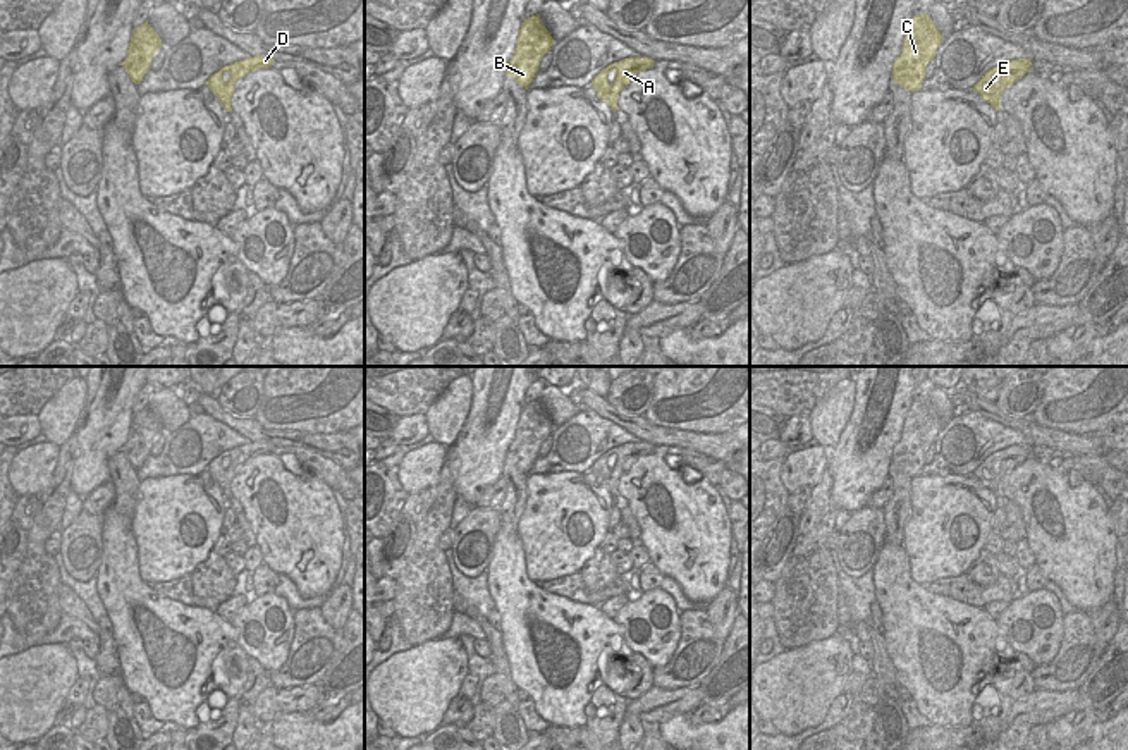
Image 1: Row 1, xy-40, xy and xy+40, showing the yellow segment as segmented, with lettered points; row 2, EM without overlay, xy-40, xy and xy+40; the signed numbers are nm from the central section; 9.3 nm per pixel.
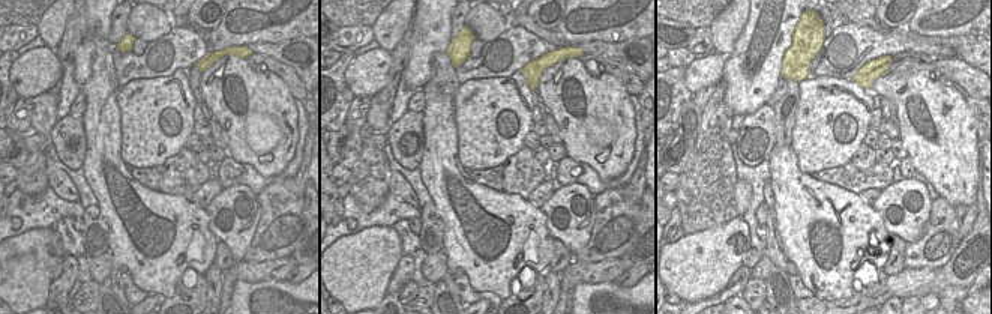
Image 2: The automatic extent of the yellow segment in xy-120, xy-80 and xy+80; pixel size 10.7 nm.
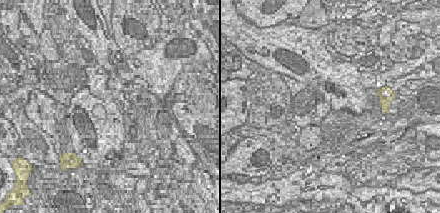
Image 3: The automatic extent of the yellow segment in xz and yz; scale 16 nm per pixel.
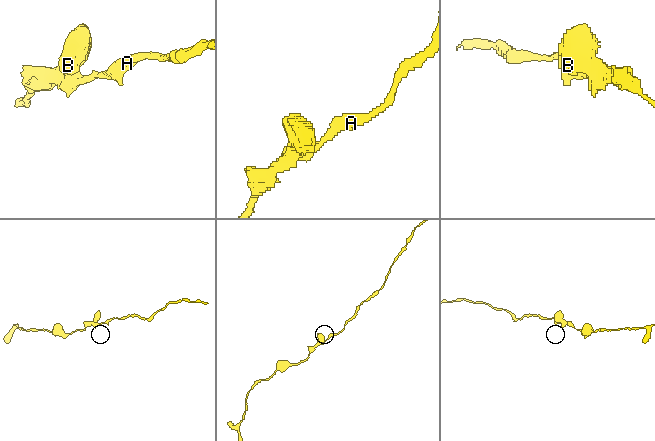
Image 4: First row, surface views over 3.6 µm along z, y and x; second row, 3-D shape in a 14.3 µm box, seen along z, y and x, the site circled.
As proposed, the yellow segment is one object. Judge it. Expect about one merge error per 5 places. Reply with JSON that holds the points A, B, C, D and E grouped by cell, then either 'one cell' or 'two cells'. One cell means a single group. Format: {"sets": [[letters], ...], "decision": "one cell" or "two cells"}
{"sets": [["A", "B", "C", "D", "E"]], "decision": "one cell"}

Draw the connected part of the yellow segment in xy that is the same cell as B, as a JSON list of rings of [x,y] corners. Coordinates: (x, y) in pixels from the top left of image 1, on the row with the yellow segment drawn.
[[[538,14],[524,19],[506,76],[528,89],[538,72],[542,57],[552,50],[554,43]]]

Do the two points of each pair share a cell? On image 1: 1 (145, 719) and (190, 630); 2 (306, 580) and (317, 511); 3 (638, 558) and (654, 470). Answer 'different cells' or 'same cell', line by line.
1: different cells
2: same cell
3: different cells

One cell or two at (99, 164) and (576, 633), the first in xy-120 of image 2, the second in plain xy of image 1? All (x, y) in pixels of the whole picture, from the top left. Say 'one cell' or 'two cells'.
one cell

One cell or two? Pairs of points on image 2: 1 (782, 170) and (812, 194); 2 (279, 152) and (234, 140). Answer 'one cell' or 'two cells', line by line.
1: one cell
2: one cell

